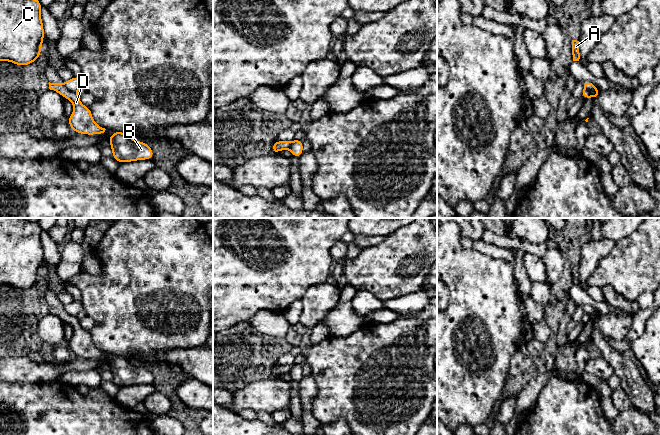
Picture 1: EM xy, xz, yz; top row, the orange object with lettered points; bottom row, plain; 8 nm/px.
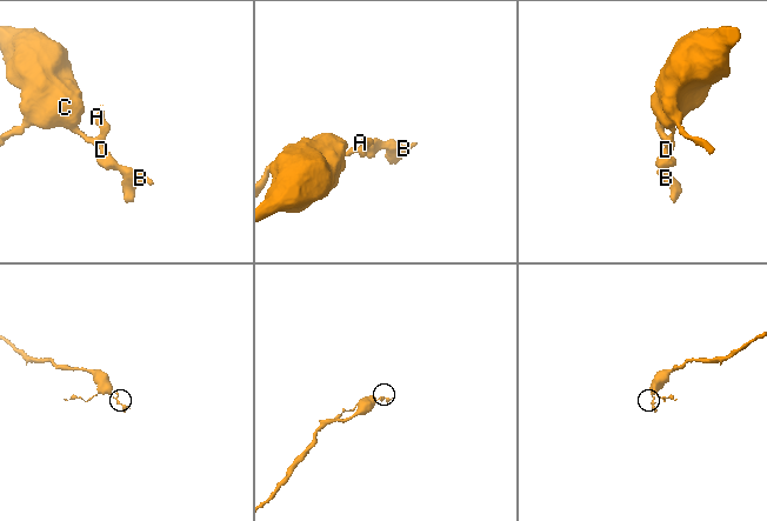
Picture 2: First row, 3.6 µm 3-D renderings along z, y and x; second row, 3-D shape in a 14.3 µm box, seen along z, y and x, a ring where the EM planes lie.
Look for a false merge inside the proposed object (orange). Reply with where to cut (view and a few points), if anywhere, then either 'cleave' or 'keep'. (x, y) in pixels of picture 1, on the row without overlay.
cut in xy along (63, 308), (69, 314), (76, 317); cleave

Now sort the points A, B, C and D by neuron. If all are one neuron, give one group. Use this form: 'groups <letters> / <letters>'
groups A / B C D

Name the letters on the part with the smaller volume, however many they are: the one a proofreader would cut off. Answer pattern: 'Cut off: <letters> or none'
Cut off: A

